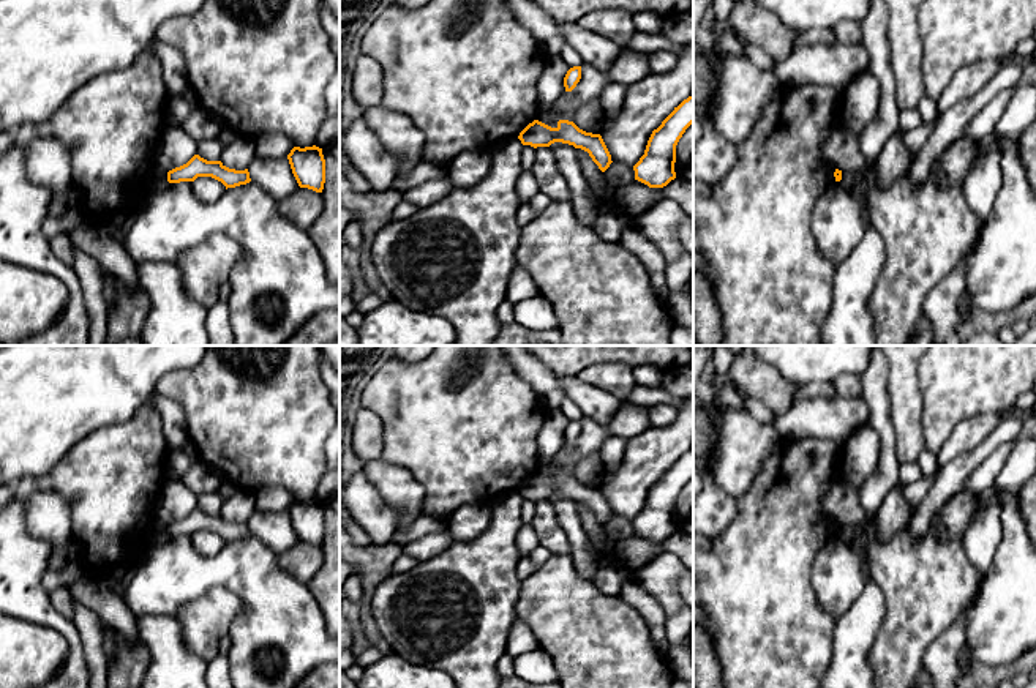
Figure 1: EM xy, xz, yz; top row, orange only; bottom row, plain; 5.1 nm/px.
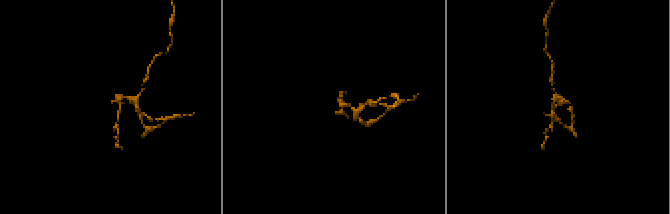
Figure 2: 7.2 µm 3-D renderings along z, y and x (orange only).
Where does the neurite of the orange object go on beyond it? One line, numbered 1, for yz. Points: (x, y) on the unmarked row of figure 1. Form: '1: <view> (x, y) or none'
1: none

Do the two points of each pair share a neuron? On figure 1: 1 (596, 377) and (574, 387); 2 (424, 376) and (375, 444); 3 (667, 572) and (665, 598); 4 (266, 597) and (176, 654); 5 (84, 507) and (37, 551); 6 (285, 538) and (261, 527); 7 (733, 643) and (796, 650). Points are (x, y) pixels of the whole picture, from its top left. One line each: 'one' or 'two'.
1: two
2: two
3: one
4: two
5: two
6: one
7: one

